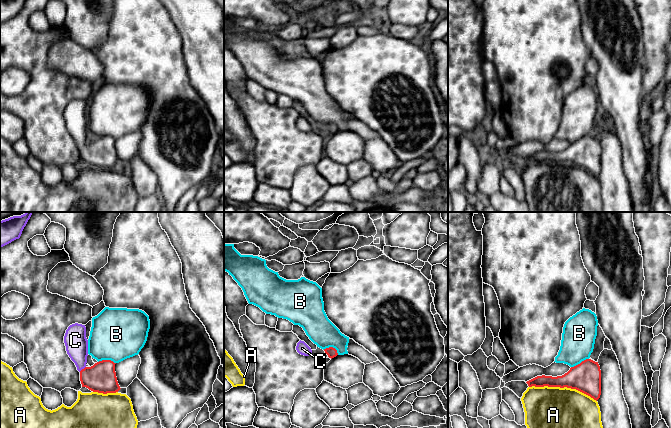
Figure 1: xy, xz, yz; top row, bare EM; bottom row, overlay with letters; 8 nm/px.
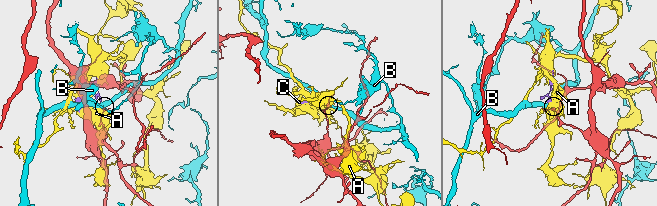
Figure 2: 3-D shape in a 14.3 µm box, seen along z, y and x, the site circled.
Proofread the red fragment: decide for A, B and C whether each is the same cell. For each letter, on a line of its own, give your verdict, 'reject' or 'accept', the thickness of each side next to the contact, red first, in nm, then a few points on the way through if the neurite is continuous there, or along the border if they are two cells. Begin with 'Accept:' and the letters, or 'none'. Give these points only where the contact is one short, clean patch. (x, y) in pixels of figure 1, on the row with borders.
Accept: C
A: reject; 240 nm thick on the red side, 340 nm on the other
B: reject; 240 nm thick on the red side, 420 nm on the other
C: accept; 240 nm thick on the red side, 180 nm on the other; runs through xy (101, 377), (90, 377), (82, 369), (75, 340)

